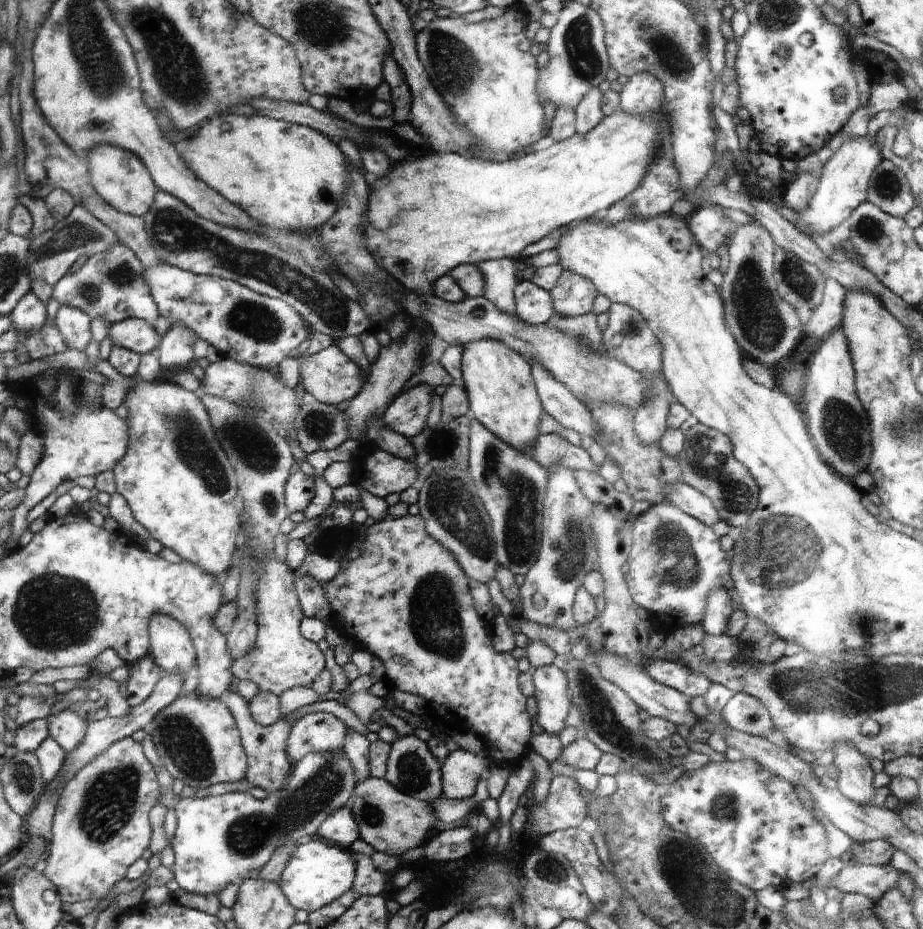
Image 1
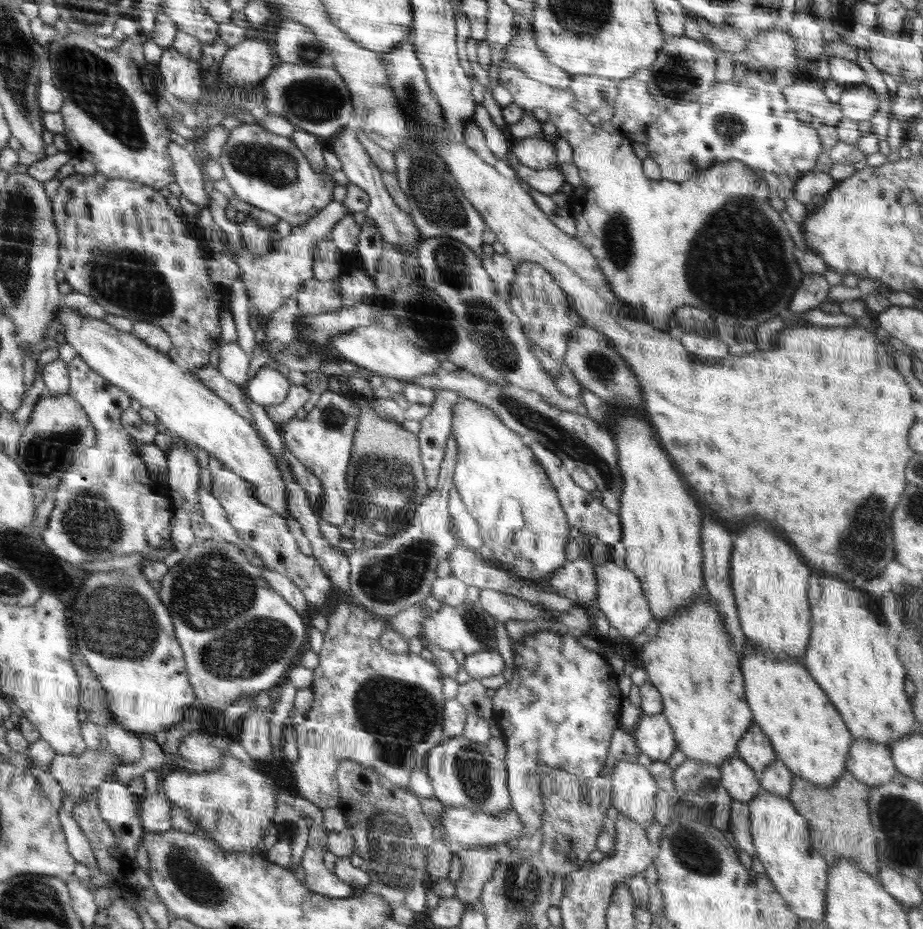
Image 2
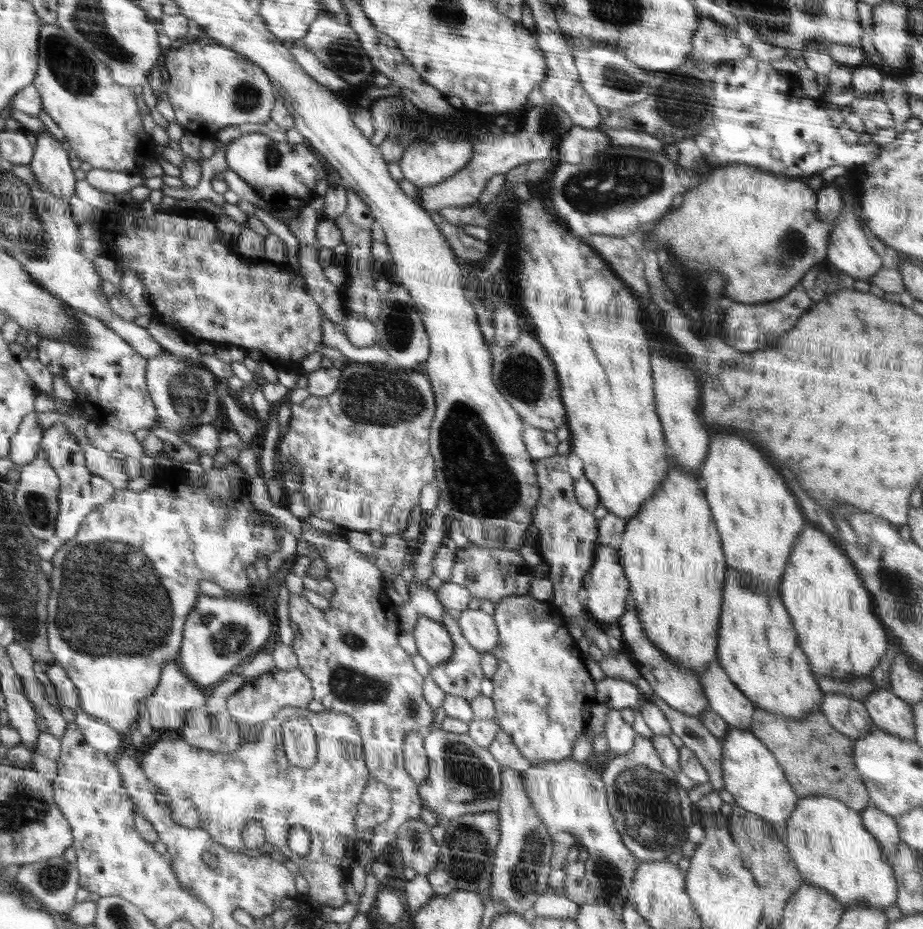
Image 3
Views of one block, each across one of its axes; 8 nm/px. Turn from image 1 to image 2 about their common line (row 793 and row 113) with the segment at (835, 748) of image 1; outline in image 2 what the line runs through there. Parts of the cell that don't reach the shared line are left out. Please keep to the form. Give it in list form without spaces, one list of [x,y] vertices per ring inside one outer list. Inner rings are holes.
[[[867,84],[845,87],[839,100],[842,116],[856,121],[870,121],[879,104],[878,96]]]

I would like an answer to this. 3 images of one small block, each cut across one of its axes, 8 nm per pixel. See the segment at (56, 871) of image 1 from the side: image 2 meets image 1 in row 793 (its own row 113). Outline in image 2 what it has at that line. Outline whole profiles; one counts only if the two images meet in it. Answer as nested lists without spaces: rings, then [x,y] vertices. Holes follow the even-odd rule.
[[[139,34],[126,38],[115,50],[99,48],[95,42],[80,38],[80,36],[66,36],[56,38],[48,44],[48,68],[51,70],[52,83],[64,98],[64,106],[60,108],[64,119],[64,136],[68,140],[68,152],[72,156],[90,161],[96,165],[98,173],[109,177],[140,181],[156,190],[176,182],[176,175],[172,170],[172,160],[168,153],[171,144],[167,132],[167,125],[158,110],[157,95],[152,95],[154,86],[154,70],[156,66],[150,64],[143,56],[143,44],[147,34]]]

